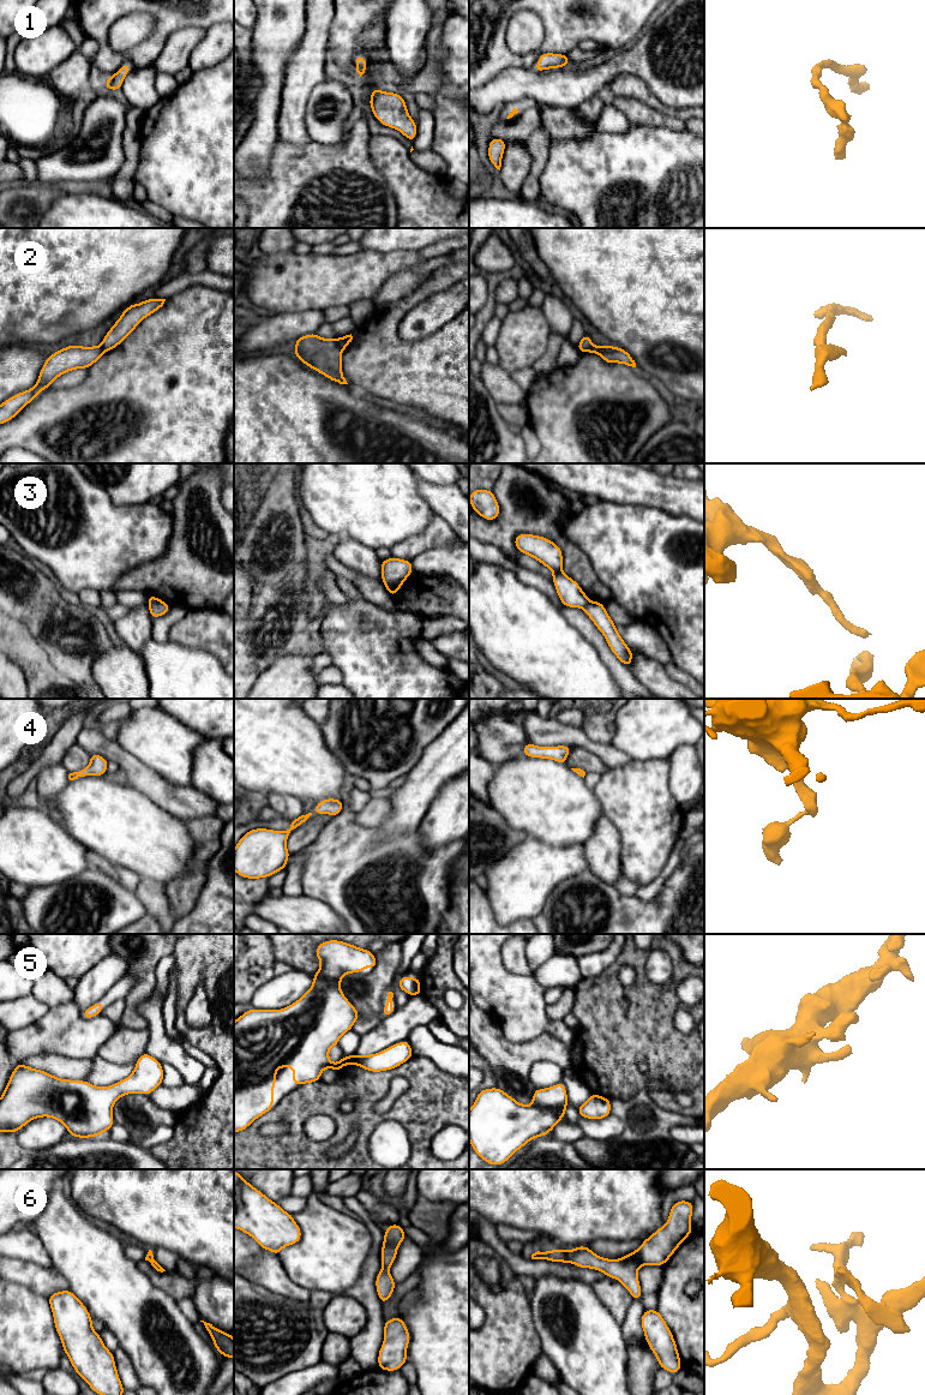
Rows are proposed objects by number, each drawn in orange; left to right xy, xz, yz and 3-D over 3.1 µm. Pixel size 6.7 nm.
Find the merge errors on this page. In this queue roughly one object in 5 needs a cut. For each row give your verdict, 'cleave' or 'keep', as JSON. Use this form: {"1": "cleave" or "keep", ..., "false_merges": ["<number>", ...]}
{"1": "keep", "2": "cleave", "3": "cleave", "4": "keep", "5": "keep", "6": "cleave", "false_merges": ["2", "3", "6"]}

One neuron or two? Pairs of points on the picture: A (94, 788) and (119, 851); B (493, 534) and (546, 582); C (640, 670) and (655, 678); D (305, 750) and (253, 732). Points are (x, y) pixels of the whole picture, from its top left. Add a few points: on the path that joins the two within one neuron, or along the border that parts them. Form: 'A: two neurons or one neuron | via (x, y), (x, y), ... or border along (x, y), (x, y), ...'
A: one neuron | via (94, 803), (119, 830), (119, 836)
B: two neurons | border along (517, 562), (550, 578)
C: one neuron | via (643, 670), (652, 675)
D: one neuron | via (292, 750), (282, 750), (266, 743)

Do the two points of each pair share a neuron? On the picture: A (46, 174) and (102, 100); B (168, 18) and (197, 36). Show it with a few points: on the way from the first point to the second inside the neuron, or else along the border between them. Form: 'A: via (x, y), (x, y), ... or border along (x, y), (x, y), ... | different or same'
A: via (74, 165), (107, 155), (103, 129) | same
B: border along (205, 29), (178, 29), (167, 39), (163, 46) | different

